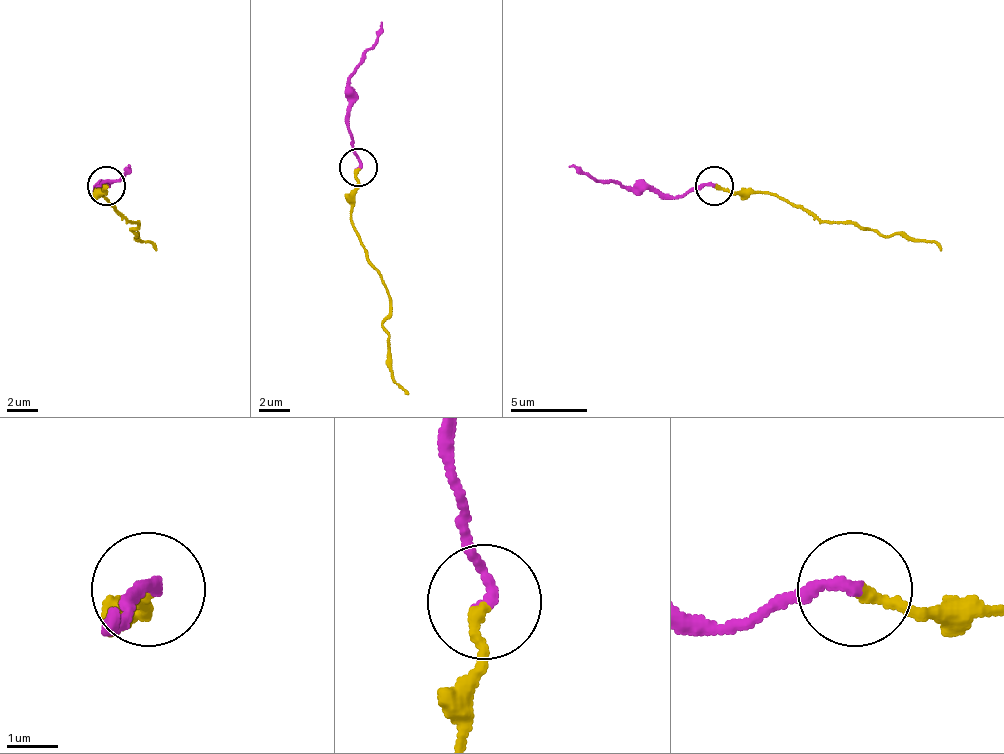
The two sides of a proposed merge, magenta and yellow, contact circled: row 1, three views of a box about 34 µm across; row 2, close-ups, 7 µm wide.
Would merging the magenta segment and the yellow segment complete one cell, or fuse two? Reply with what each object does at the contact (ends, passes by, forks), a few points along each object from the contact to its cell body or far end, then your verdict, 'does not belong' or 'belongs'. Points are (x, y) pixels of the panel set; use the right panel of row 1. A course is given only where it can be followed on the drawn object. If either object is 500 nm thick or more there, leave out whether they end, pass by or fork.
magenta ends | yellow ends | magenta via (713, 184), (679, 196), (621, 188), (568, 165) | yellow via (713, 188), (771, 192), (824, 223), (909, 234), (940, 250) | belongs

